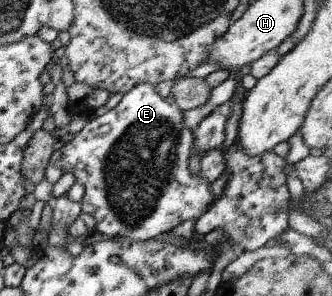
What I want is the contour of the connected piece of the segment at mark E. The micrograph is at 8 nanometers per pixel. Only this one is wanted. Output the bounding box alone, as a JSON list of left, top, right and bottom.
[57,82,211,241]

